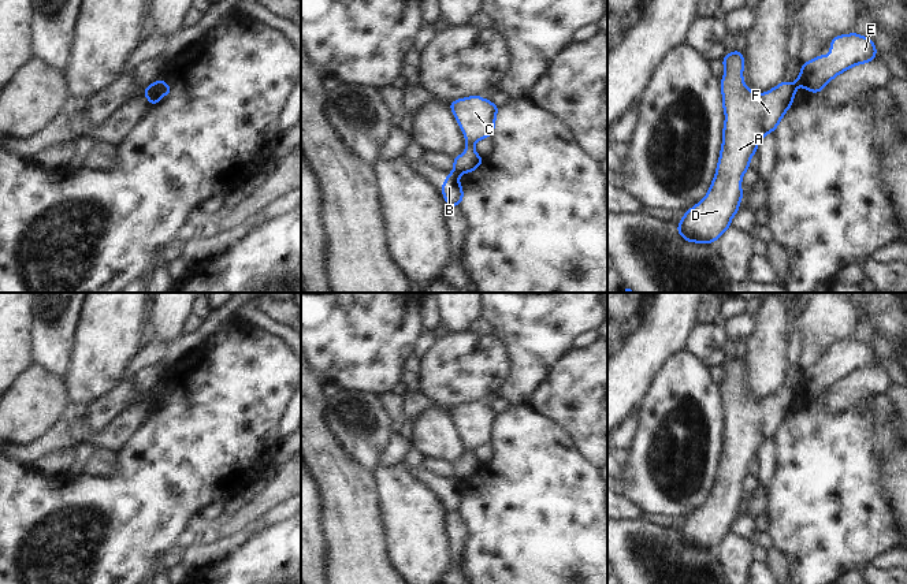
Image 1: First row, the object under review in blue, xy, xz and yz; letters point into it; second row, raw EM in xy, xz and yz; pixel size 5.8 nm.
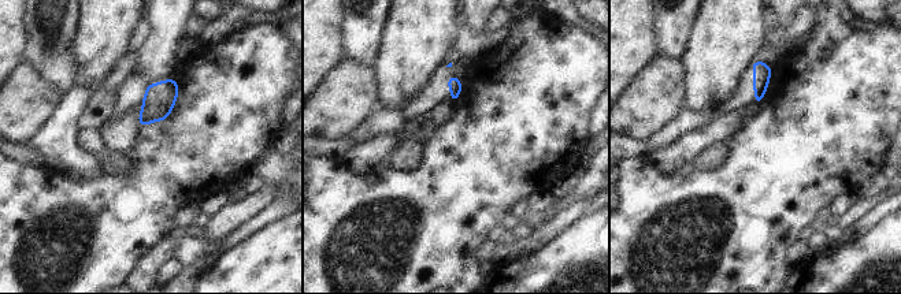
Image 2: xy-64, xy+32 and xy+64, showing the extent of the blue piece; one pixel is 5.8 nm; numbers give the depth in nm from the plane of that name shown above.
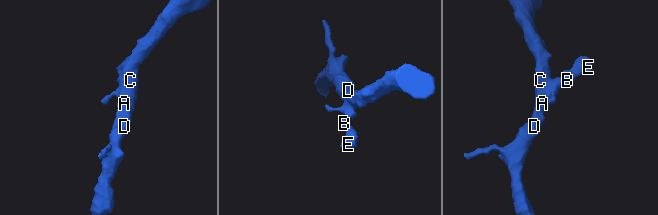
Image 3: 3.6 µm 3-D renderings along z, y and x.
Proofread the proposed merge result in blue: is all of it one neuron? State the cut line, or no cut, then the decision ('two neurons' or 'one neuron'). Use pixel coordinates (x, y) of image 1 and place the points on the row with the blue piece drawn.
cut yz (791, 84), (795, 92); two neurons

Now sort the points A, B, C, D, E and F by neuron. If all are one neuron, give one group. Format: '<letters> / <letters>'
A C D F / B E

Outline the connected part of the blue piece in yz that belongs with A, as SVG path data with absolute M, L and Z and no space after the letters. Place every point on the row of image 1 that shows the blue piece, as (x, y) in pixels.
M741 51L726 53L721 62L725 68L720 83L725 112L722 148L707 194L677 224L677 233L687 242L715 242L731 227L744 198L741 178L758 150L758 142L767 133L774 133L795 97L792 83L785 81L759 96L750 90L743 82Z

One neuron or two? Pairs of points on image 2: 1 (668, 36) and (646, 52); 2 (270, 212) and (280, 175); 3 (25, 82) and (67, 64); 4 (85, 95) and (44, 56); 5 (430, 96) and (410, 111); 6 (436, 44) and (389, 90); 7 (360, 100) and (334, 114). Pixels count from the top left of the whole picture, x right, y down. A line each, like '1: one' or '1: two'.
1: two
2: two
3: two
4: two
5: one
6: one
7: one

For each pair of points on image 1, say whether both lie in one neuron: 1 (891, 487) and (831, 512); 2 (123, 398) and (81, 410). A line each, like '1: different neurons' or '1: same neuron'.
1: different neurons
2: different neurons

